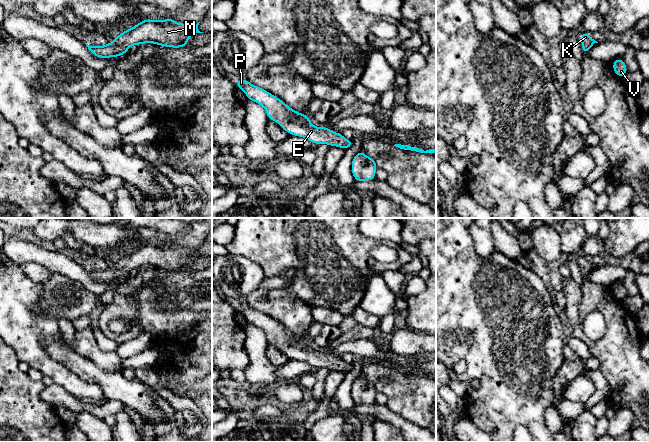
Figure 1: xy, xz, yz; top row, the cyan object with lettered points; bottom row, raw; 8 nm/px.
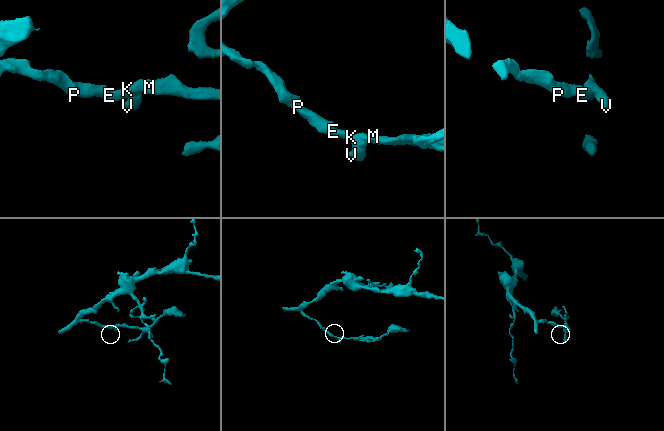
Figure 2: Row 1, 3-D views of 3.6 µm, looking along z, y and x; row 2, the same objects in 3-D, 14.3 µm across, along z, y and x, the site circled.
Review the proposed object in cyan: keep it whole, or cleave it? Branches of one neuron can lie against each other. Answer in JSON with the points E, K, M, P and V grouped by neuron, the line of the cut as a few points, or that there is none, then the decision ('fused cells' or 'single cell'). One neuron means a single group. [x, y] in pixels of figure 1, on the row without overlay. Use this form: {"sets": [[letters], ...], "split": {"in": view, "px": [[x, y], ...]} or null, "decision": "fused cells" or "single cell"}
{"sets": [["E", "K", "M", "P", "V"]], "split": null, "decision": "single cell"}

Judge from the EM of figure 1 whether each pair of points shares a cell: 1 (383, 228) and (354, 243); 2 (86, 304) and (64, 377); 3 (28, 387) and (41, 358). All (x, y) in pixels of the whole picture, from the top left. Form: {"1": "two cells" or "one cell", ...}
{"1": "two cells", "2": "two cells", "3": "two cells"}

